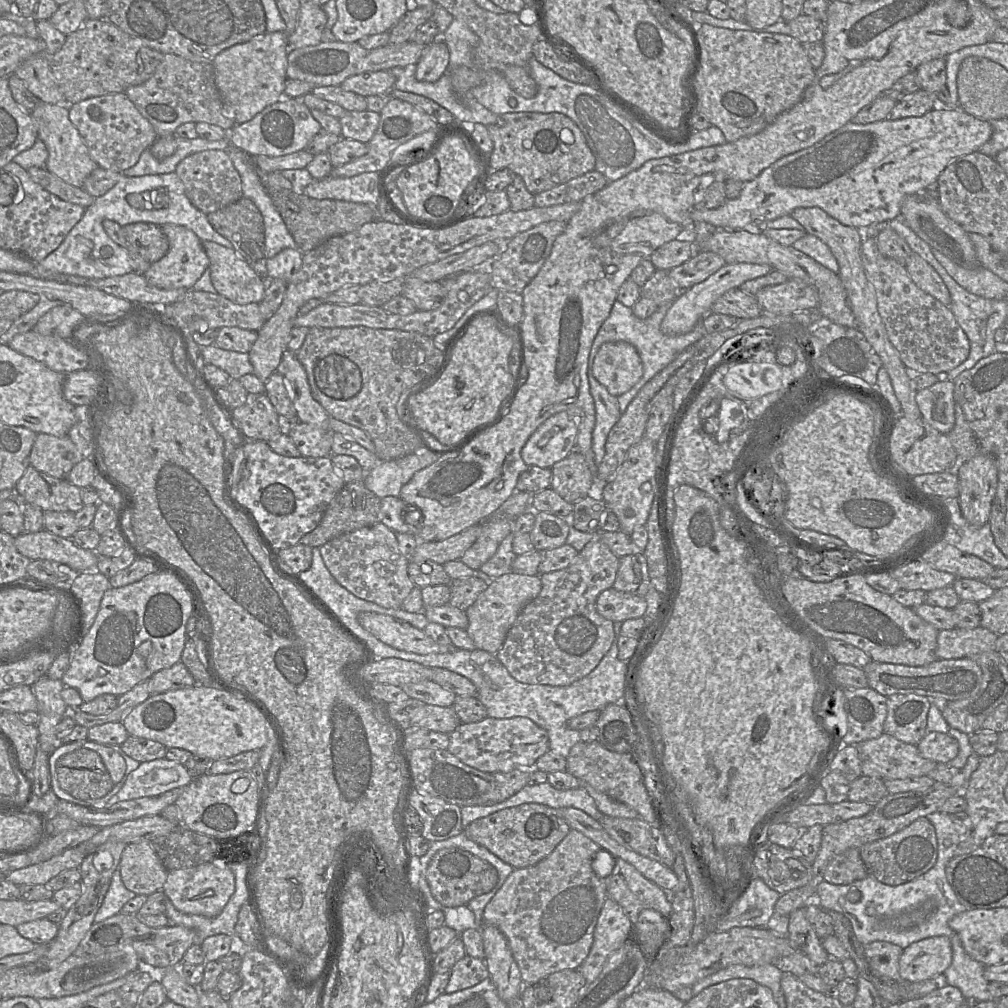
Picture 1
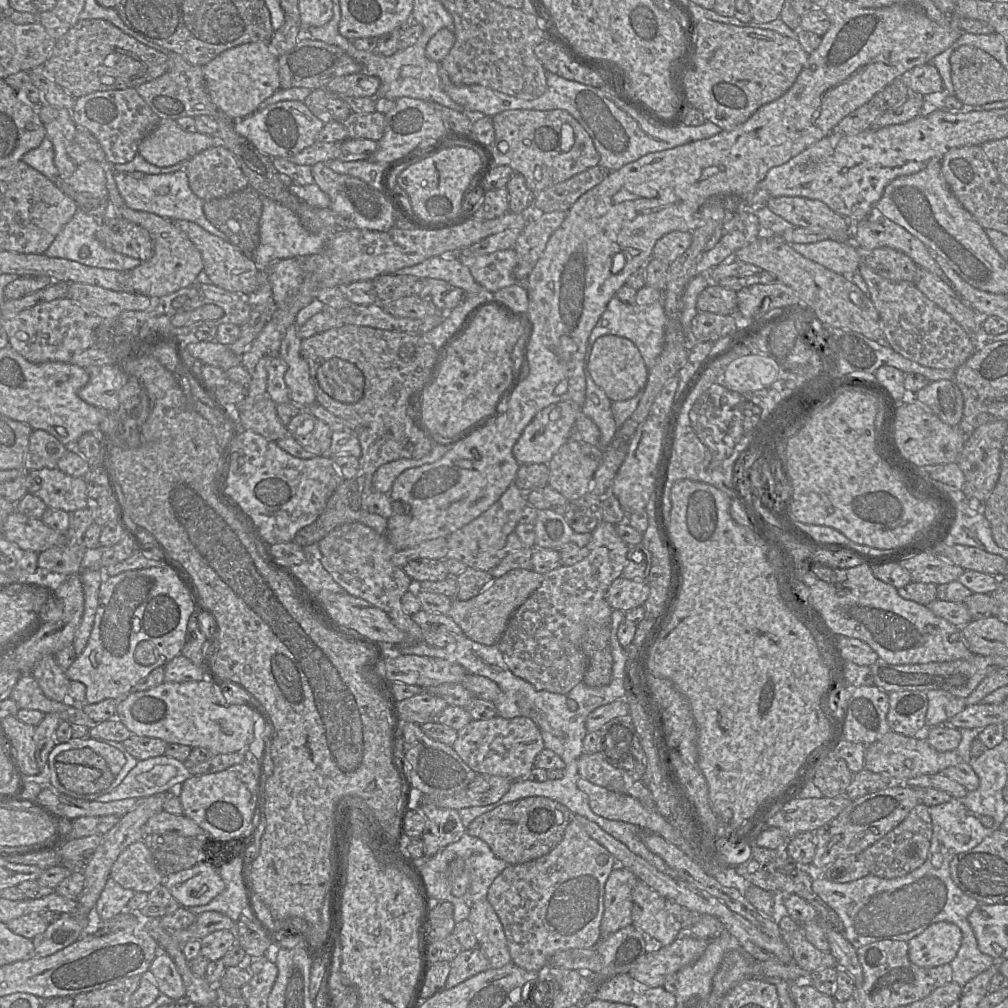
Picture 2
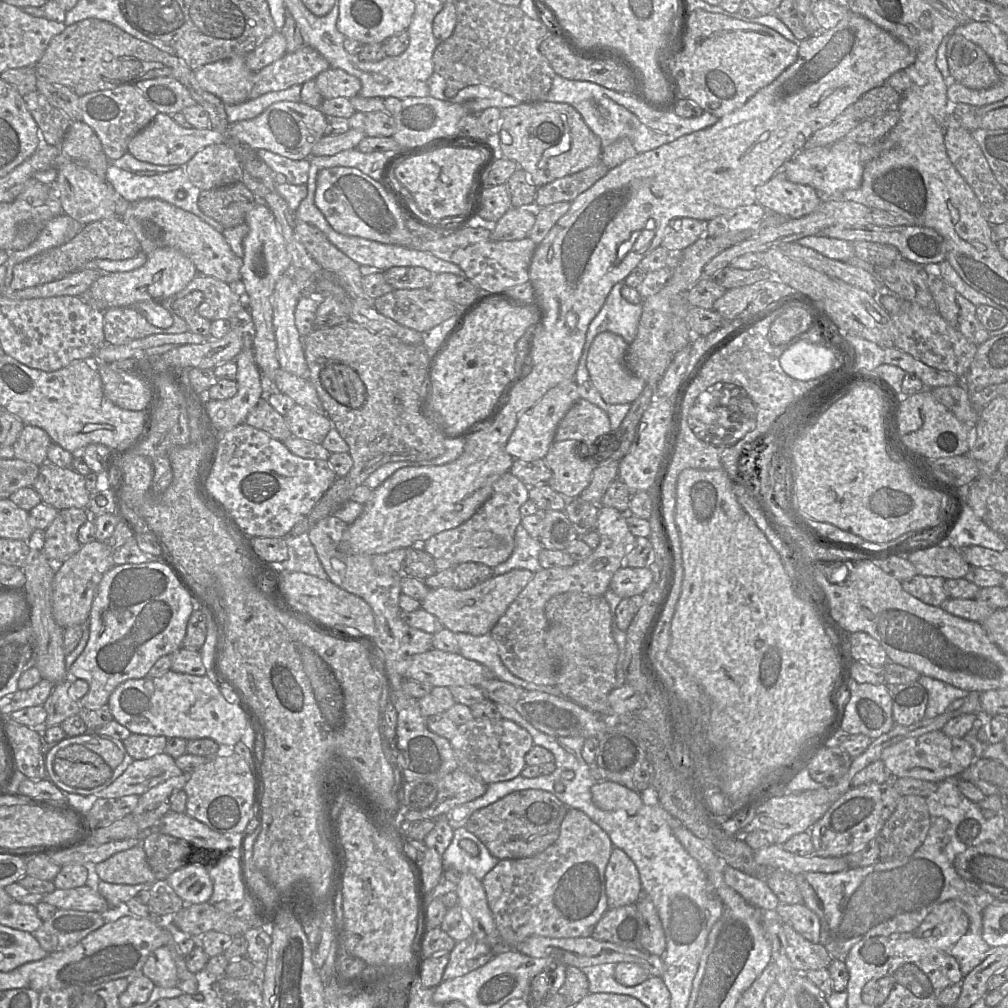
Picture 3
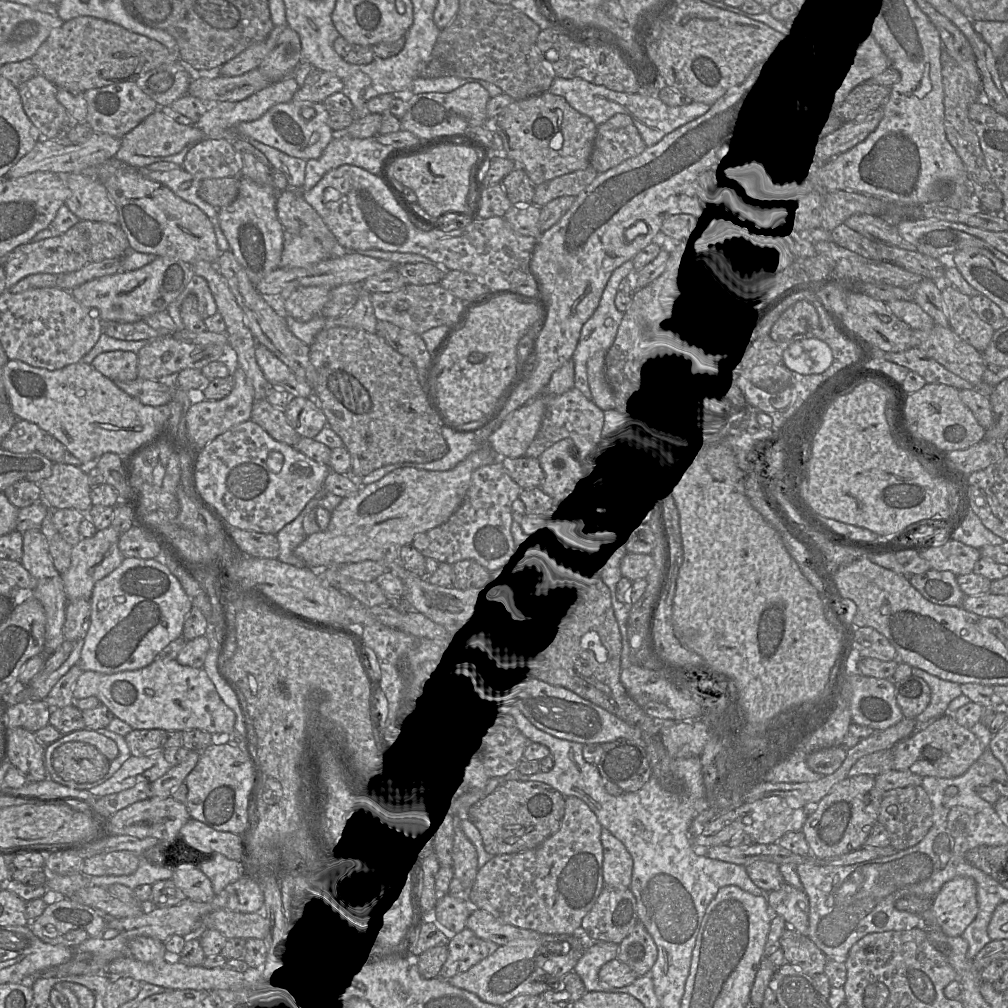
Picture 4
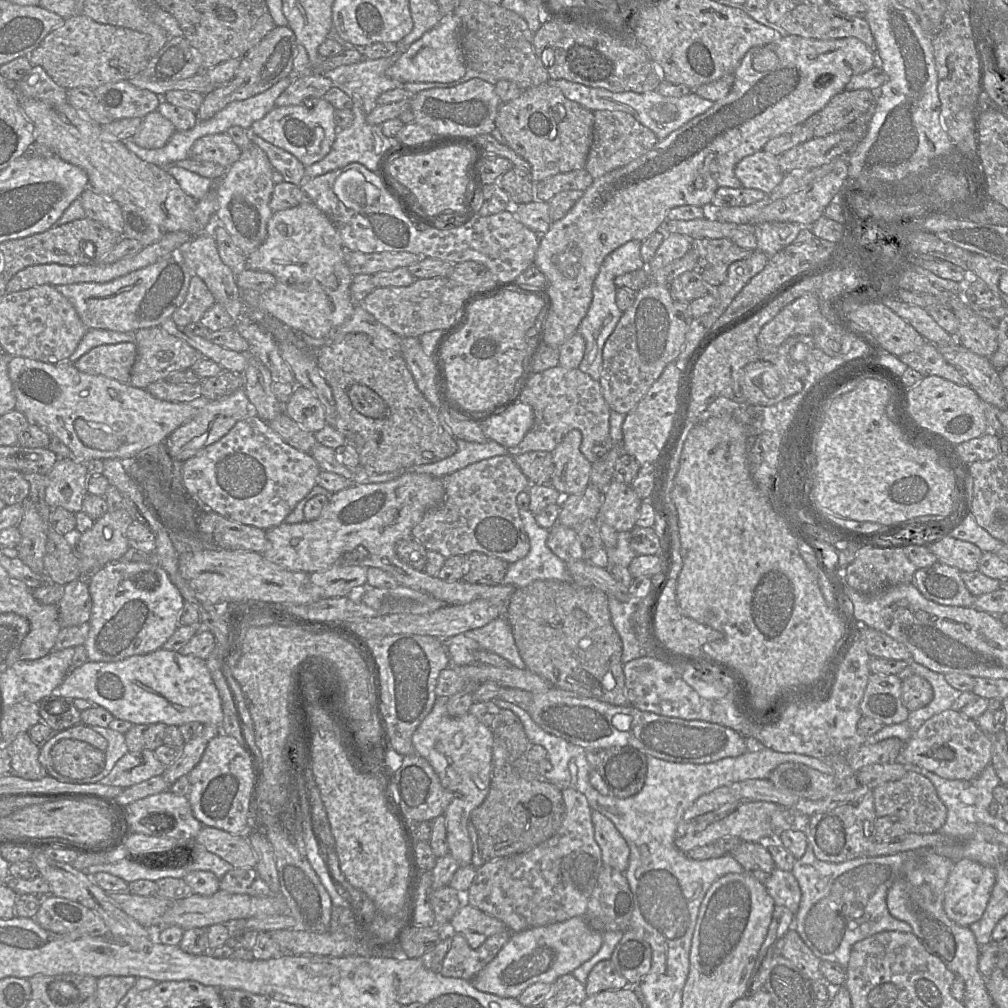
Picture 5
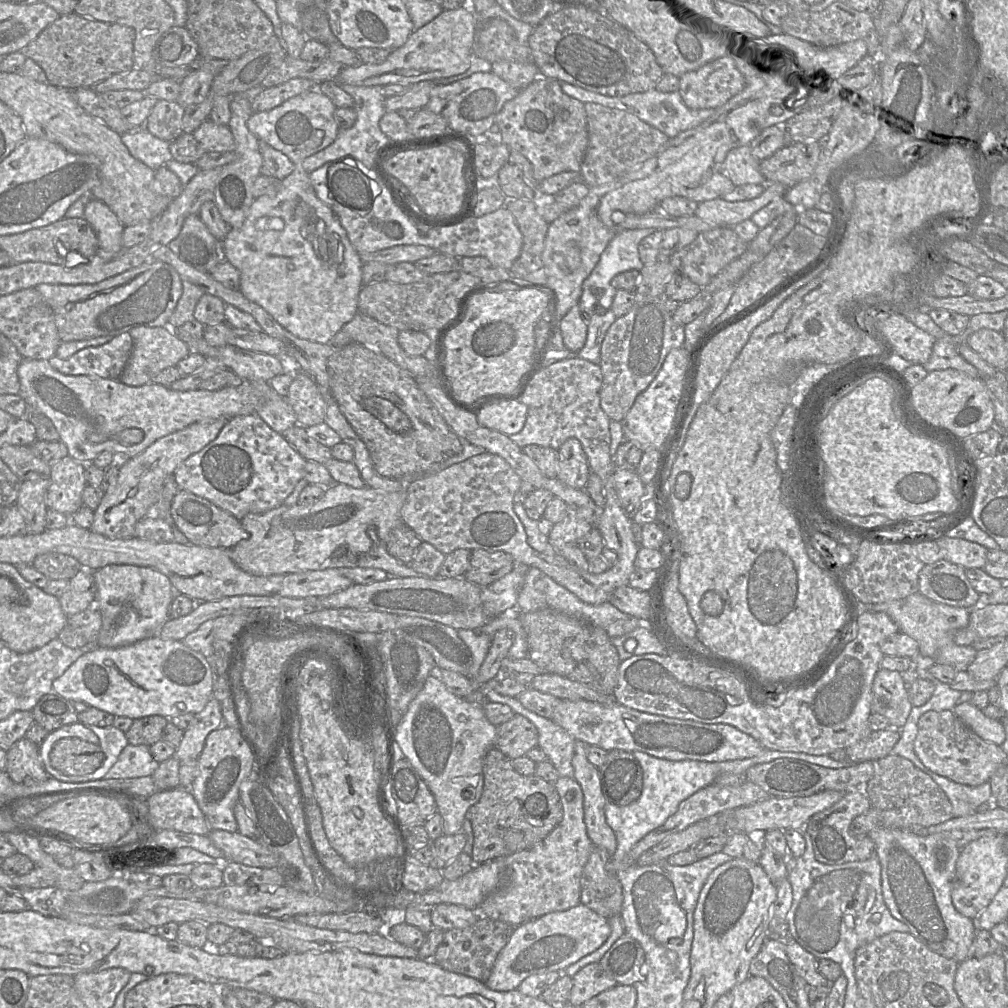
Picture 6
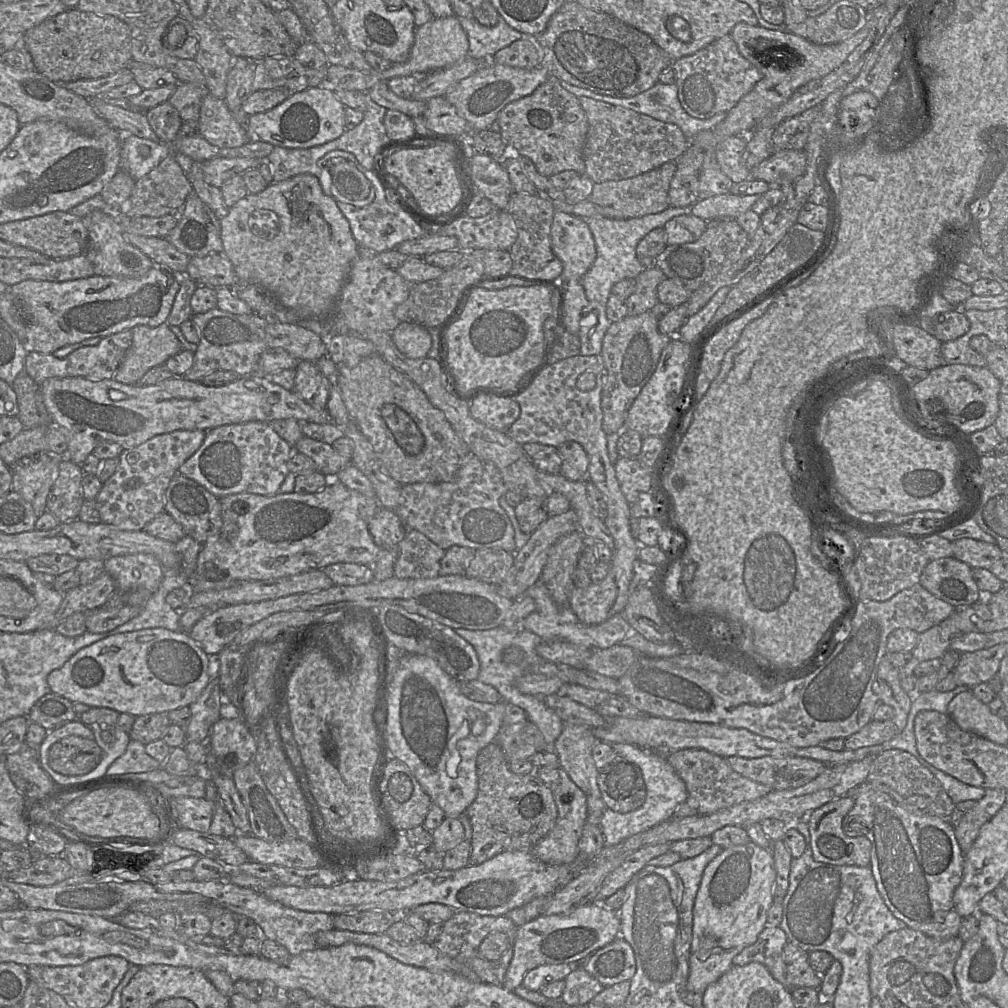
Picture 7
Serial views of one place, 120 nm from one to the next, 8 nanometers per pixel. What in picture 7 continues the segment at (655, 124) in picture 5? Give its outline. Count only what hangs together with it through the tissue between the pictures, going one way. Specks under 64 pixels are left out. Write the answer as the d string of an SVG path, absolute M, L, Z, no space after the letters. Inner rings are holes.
M559 79L560 84L563 88L565 88L567 91L574 94L576 97L589 97L598 101L606 102L615 106L622 106L627 109L634 110L638 113L646 114L648 116L651 116L652 118L655 118L657 120L667 122L667 123L673 123L676 124L684 133L685 137L688 139L693 138L695 135L697 135L699 132L707 131L714 126L716 126L718 123L723 121L726 116L727 112L719 112L715 115L713 115L710 118L707 119L698 119L691 115L689 115L681 106L679 99L678 99L678 90L676 83L673 84L663 84L661 82L657 82L654 86L652 86L650 89L636 95L630 98L614 98L609 97L606 95L601 95L598 93L595 93L593 91L590 91L585 88L581 88L578 86L574 86L564 80Z

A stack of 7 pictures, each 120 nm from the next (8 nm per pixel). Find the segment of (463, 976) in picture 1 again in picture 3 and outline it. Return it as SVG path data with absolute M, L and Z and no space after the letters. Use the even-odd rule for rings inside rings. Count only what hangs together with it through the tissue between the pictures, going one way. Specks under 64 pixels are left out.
M472 935L456 942L449 955L449 962L445 967L442 981L463 976L483 966L495 956L495 950Z

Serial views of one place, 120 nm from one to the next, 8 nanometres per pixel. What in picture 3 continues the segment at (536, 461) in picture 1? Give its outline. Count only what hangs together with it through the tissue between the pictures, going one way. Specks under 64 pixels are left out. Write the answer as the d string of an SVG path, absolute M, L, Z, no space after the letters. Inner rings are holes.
M575 380L563 381L547 391L533 407L523 412L519 417L516 427L507 441L507 453L514 459L525 461L544 459L554 442L559 422L579 398Z

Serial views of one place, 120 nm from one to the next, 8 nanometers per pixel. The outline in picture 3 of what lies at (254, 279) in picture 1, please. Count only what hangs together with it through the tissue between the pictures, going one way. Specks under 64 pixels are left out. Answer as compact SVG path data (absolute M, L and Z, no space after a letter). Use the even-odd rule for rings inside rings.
M148 198L130 203L121 219L134 232L143 253L149 254L161 247L171 247L190 258L199 274L231 285L239 284L242 258L232 251L224 236L212 226L195 214L160 199Z

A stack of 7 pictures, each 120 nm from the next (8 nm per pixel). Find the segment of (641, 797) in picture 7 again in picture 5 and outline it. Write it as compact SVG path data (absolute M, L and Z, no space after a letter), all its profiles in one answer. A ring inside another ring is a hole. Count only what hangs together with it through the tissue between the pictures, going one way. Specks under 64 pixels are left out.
M614 746L605 750L605 755L597 766L593 768L598 771L602 780L609 789L609 796L625 799L638 794L644 786L647 773L647 755L630 746Z

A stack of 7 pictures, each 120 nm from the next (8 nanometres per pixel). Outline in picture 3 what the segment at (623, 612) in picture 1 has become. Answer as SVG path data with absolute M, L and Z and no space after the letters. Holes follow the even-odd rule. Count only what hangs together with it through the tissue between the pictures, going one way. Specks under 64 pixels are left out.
M623 565L614 574L610 589L618 596L631 598L643 594L653 580L652 571L648 567L631 568Z

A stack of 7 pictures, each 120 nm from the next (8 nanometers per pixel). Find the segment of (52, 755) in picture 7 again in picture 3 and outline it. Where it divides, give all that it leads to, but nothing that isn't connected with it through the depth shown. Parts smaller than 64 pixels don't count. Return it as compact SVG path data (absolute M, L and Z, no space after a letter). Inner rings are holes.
M81 744L60 749L54 758L53 769L58 778L74 788L95 788L113 774L112 768L97 753Z

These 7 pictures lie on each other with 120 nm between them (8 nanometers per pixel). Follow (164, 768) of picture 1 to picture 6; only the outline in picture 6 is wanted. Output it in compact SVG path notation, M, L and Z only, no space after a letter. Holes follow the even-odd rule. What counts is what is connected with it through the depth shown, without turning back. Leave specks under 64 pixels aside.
M128 743L103 779L127 779L152 776L158 768L159 763L151 755L149 747Z

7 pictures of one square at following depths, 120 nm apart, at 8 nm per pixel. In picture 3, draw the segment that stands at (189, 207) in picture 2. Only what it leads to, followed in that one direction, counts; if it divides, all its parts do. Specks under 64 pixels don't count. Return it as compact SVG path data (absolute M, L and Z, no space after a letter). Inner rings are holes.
M110 163L106 171L105 179L112 188L128 202L136 202L148 198L160 199L195 214L218 232L221 234L223 233L224 227L201 211L198 205L198 198L201 190L190 181L186 172L186 164L180 165L178 169L173 171L163 173L152 171L132 172L118 168L114 164ZM179 190L184 190L186 192L186 196L184 198L177 197L177 192Z

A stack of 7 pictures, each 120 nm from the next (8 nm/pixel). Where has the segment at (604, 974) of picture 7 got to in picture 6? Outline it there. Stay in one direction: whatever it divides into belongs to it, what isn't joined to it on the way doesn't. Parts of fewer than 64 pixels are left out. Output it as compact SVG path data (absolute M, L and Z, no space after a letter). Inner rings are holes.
M627 934L611 946L599 964L619 985L633 985L647 974L644 950L637 940Z

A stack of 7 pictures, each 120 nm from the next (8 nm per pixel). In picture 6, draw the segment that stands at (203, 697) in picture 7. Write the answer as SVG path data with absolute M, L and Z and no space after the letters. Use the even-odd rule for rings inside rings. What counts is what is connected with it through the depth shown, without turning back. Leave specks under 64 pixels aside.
M213 697L205 708L194 715L191 725L184 730L175 756L182 763L197 760L201 754L207 736L223 725L223 715L219 701Z

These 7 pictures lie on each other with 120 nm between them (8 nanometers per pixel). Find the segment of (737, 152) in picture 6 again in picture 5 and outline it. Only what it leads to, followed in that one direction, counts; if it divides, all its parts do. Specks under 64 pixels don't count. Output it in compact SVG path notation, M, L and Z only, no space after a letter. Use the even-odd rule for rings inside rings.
M763 150L758 151L737 163L734 170L735 175L742 187L761 190L769 195L785 176L779 167L778 158L779 156Z

